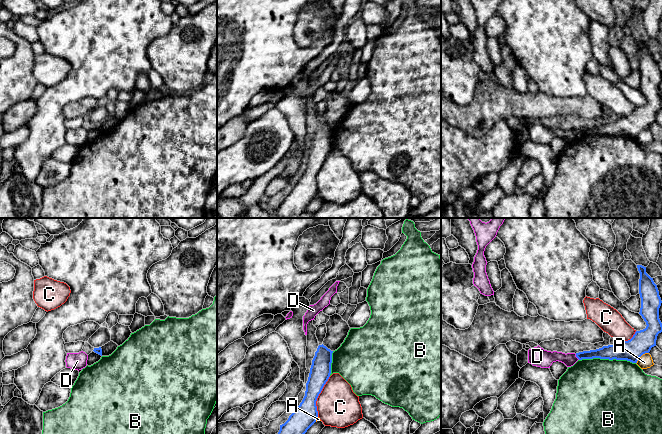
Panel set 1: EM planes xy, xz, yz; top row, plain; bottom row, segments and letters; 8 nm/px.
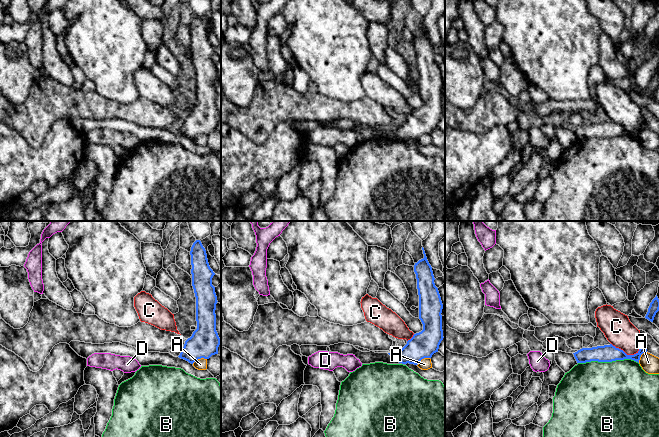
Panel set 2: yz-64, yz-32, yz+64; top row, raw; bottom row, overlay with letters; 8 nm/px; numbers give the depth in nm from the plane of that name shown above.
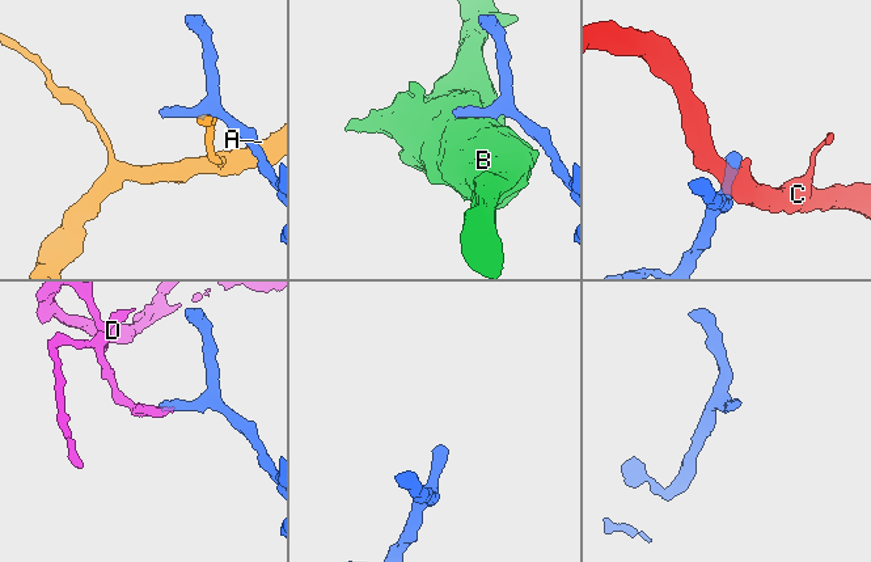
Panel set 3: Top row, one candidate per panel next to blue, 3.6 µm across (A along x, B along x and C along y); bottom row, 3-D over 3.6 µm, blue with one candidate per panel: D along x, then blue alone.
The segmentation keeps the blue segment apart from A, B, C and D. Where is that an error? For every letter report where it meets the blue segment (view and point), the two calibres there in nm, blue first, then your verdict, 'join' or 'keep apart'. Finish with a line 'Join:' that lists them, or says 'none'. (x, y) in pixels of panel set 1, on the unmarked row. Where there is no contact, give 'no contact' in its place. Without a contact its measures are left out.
A: meets blue in yz at (641, 131); 180 nm thick on the blue side, 110 nm on the other; keep apart
B: meets blue in yz at (607, 134); 170 nm thick on the blue side, 480 nm on the other; keep apart
C: meets blue in xz at (318, 171); 190 nm thick on the blue side, 340 nm on the other; keep apart
D: meets blue in yz at (577, 133); 110 nm thick on the blue side, 120 nm on the other; keep apart
Join: none

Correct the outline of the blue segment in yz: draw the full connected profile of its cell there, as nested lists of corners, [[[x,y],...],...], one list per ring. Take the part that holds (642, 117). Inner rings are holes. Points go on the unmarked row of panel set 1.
[[[637,41],[640,49],[639,70],[641,74],[641,84],[639,90],[646,98],[646,104],[636,107],[628,117],[621,117],[616,121],[603,122],[602,124],[576,129],[579,136],[582,135],[609,135],[627,136],[637,139],[638,135],[645,129],[649,129],[651,124],[656,122],[659,109],[662,108],[662,99],[659,95],[659,84],[661,74],[657,61],[646,49],[646,43]]]

